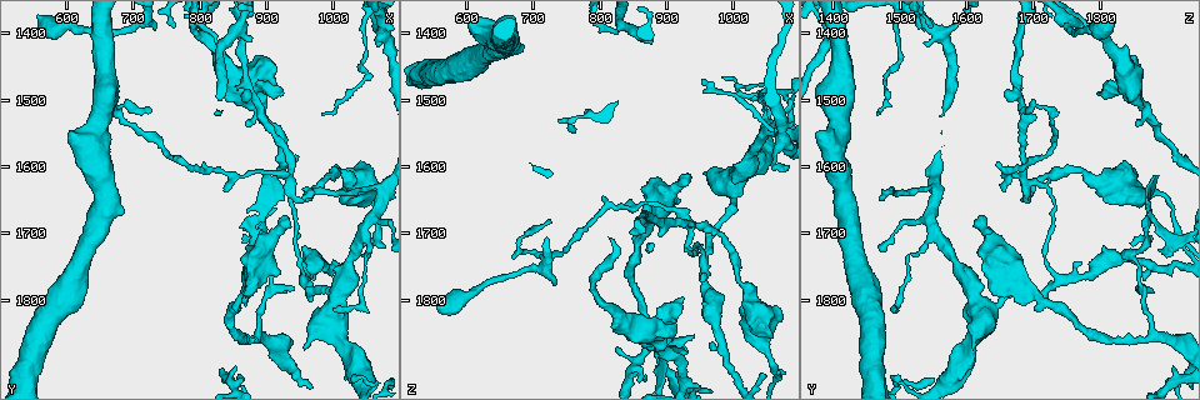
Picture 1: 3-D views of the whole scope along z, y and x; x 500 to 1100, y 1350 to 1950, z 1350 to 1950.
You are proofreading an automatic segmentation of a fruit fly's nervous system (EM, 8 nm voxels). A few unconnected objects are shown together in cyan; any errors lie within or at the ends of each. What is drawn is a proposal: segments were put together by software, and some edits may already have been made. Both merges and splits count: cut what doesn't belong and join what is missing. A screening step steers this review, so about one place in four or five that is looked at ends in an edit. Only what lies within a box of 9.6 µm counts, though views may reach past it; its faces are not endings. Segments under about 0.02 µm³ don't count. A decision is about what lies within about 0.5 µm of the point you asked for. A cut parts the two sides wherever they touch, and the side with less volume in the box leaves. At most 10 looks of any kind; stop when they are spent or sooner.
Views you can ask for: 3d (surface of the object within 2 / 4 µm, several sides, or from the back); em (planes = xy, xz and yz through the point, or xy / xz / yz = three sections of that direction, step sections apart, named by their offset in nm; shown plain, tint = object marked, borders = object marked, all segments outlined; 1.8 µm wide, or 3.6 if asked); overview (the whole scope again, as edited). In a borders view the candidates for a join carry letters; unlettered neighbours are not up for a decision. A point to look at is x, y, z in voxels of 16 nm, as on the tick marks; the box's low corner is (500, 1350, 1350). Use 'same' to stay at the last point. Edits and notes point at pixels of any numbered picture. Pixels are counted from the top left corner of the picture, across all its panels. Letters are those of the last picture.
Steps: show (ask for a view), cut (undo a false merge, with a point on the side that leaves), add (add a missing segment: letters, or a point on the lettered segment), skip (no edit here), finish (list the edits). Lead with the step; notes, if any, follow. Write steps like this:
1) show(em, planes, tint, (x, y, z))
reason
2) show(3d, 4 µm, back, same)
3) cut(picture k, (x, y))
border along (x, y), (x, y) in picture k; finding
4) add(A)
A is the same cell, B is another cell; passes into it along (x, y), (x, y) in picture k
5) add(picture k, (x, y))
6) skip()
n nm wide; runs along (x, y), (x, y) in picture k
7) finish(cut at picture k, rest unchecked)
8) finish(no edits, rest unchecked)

show(em, planes, borders, (930, 1675, 1625))
free end

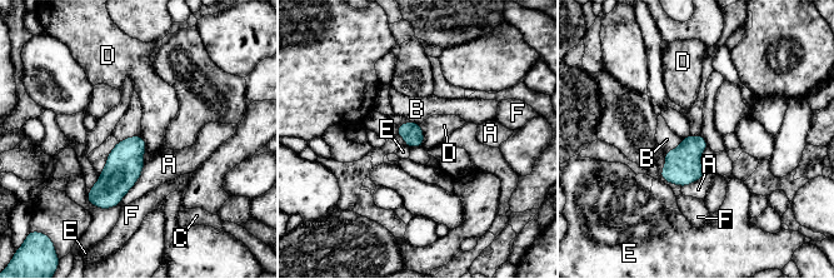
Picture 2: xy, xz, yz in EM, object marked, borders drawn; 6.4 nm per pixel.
skip()
A, B, C, D, E and F are other cells; border along (419, 124), (423, 131), (423, 145) in picture 2; none of them fits

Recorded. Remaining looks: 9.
show(em, planes, borders, (870, 1795, 1665))
an open end

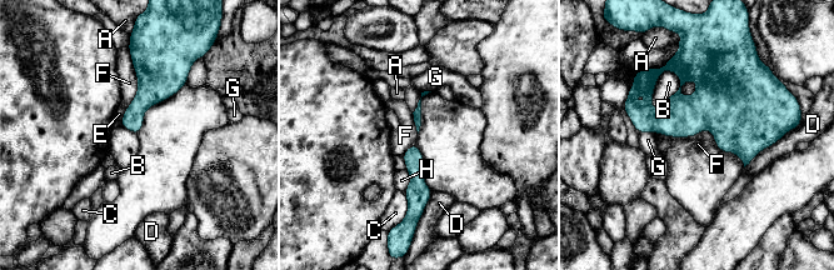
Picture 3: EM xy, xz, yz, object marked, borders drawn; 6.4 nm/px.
skip()
A, B, C, D, E, F, G and H are other cells; border along (129, 49), (138, 91), (126, 106) in picture 3; no lettered segment goes on from it

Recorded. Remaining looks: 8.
show(em, planes, tint, (890, 1680, 1875))
abrupt turn

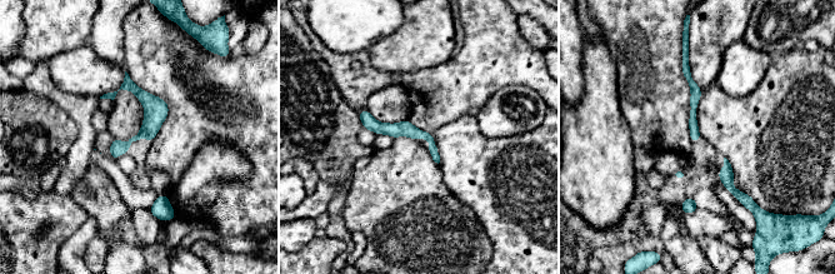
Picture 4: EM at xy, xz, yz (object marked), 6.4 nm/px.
show(em, planes, borders, same)
see the neighbours

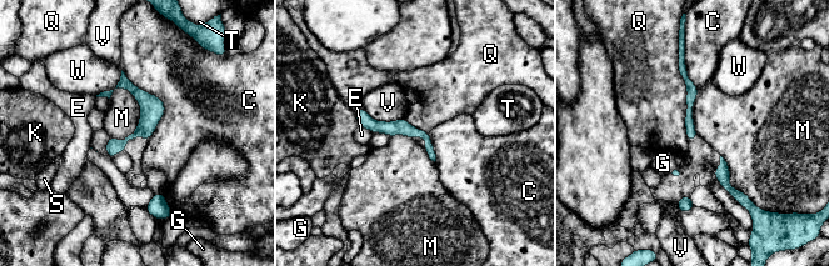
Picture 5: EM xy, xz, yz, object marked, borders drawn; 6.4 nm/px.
skip()
C, E, G, K, M, Q, S, T, V and W are other cells; border along (124, 88), (140, 119), (110, 137) in picture 5; one neuron here

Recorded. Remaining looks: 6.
show(em, xy, step 8, borders, (1000, 1805, 1640))
arms part here

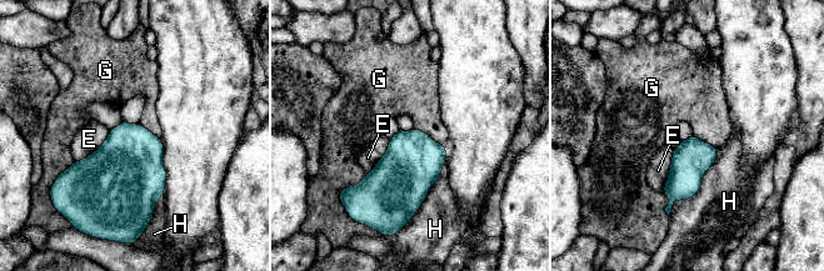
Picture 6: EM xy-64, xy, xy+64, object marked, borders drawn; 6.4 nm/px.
show(em, planes, borders, same)
another direction

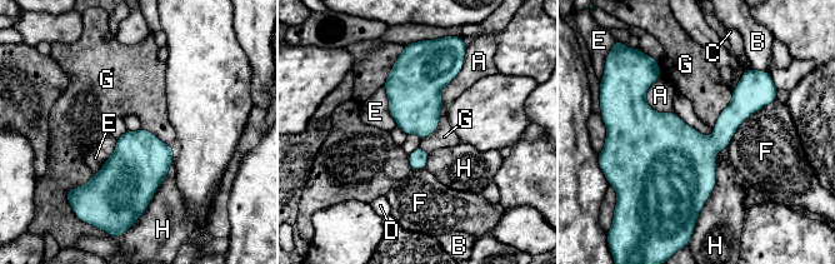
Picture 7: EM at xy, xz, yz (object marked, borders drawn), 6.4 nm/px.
skip()
F touches over 440 nm; A, B, C, D, E, F, G and H are other cells; border along (446, 104), (439, 126), (421, 140) in picture 7; continuous, no second neuron

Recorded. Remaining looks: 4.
finish(no edits, rest unchecked)

